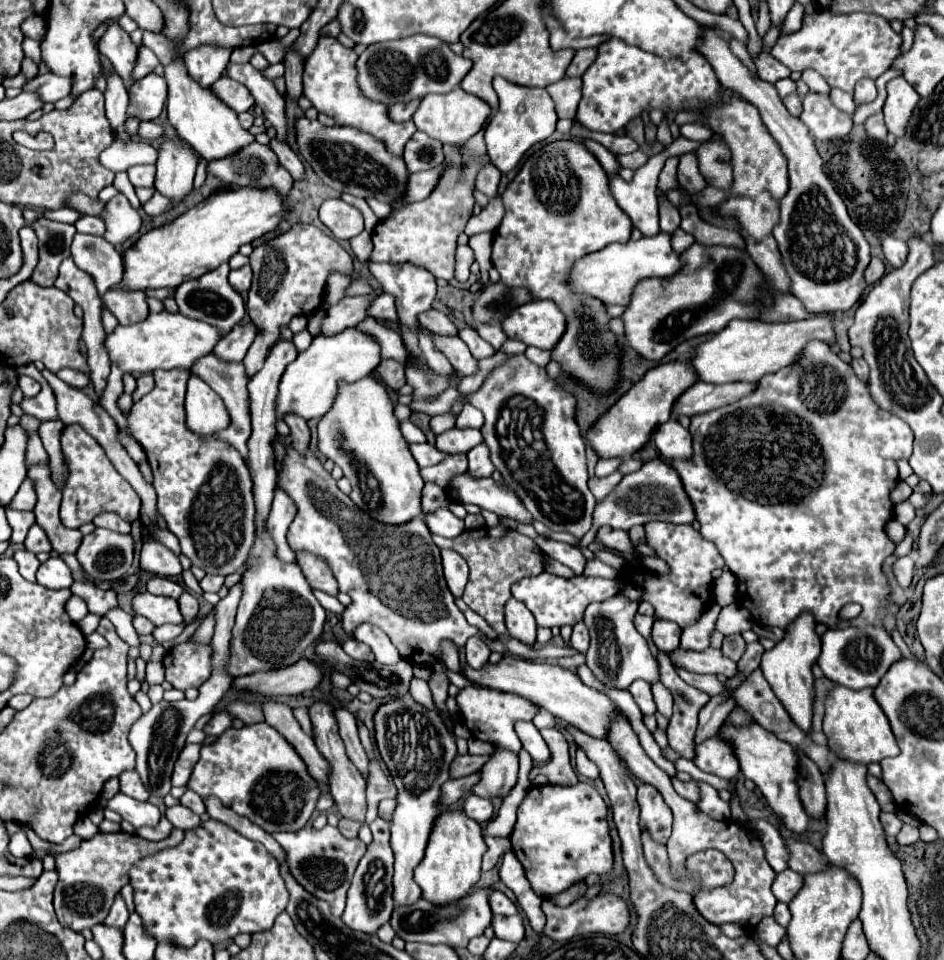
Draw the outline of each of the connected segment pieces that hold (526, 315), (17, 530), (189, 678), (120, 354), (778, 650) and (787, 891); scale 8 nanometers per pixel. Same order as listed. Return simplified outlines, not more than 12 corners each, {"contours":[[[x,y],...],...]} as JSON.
{"contours":[[[530,301],[502,321],[510,339],[554,349],[566,315],[554,301]],[[6,509],[12,525],[12,543],[22,543],[30,525],[32,511]],[[180,643],[164,657],[166,681],[184,691],[210,677],[210,647]],[[150,313],[104,347],[124,373],[190,369],[220,331]],[[798,615],[760,669],[802,731],[812,727],[820,655],[814,615]],[[784,869],[772,883],[778,901],[790,903],[802,887],[802,875]]]}

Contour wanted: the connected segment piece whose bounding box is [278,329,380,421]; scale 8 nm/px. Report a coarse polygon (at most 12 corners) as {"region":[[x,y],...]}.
{"region":[[346,329],[314,337],[286,367],[278,415],[320,419],[338,381],[380,363],[378,343]]}

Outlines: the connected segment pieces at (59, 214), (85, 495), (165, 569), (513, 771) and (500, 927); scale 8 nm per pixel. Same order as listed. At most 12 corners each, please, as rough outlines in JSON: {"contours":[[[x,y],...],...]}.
{"contours":[[[72,207],[46,211],[44,217],[64,223],[76,223],[82,213]],[[80,425],[62,429],[62,523],[140,517],[138,493]],[[144,543],[140,569],[162,577],[182,573],[178,557],[160,543]],[[496,749],[472,789],[504,799],[518,781],[518,755]],[[494,915],[498,939],[520,943],[524,939],[522,915]]]}

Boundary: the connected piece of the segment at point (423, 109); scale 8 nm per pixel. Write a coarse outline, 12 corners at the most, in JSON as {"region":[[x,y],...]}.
{"region":[[456,87],[426,95],[418,131],[464,145],[490,117],[486,101]]}

